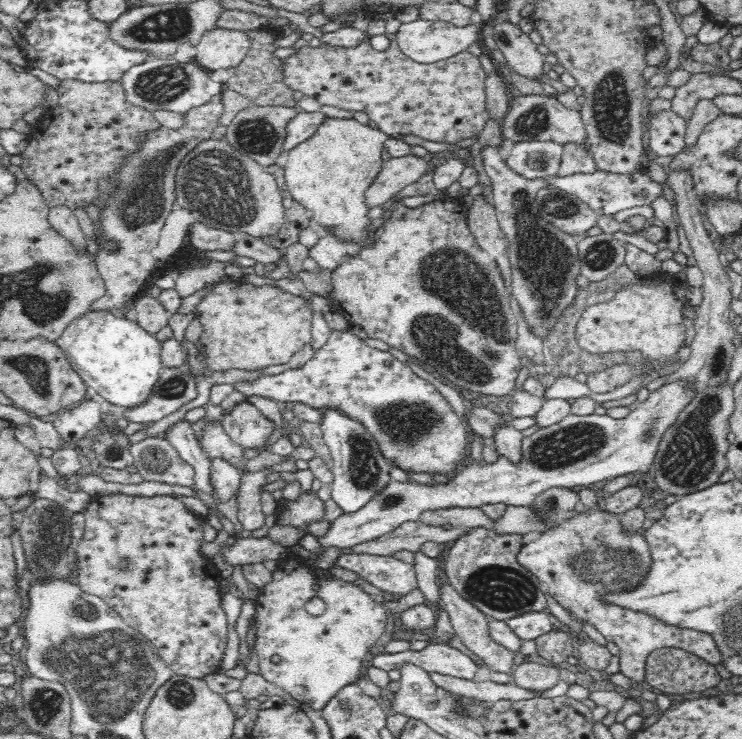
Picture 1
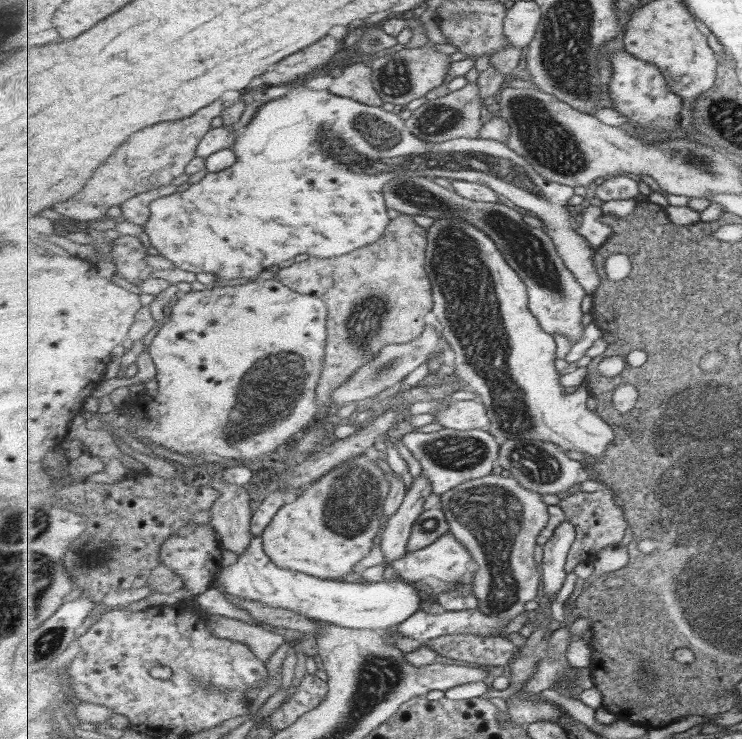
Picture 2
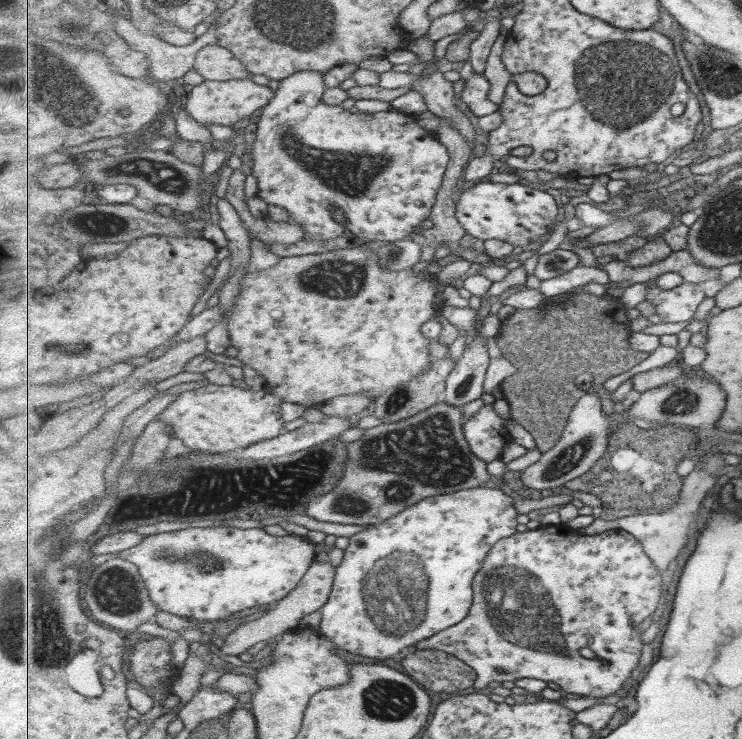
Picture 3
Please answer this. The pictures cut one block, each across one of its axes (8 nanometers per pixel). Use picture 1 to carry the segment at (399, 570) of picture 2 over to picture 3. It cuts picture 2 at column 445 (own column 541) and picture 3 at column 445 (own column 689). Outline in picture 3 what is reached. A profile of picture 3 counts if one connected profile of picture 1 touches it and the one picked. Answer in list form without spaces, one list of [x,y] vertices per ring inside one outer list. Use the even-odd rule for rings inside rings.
[[[565,523],[558,525],[540,526],[537,529],[517,532],[513,536],[501,539],[493,548],[492,552],[485,557],[481,572],[473,581],[474,602],[471,614],[465,620],[458,622],[452,628],[445,629],[431,638],[416,644],[417,649],[439,649],[451,654],[463,662],[471,665],[477,673],[474,688],[487,688],[489,682],[507,682],[518,678],[538,678],[545,682],[555,682],[565,692],[585,696],[585,698],[609,698],[615,692],[623,688],[623,684],[631,678],[633,670],[639,666],[643,656],[643,638],[641,632],[635,630],[636,624],[645,622],[649,616],[655,614],[655,610],[664,598],[663,574],[661,569],[653,563],[652,558],[645,552],[643,543],[630,532],[623,529],[613,529],[601,534],[586,535],[579,530],[574,530]]]

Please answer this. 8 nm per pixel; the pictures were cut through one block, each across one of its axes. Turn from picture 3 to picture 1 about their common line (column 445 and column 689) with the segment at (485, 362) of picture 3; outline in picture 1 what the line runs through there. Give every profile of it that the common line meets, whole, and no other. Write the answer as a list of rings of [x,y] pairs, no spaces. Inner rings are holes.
[[[681,382],[662,386],[660,390],[650,392],[645,401],[639,402],[635,410],[621,419],[607,414],[576,416],[570,413],[560,422],[523,437],[520,466],[511,464],[504,456],[494,462],[474,463],[468,459],[447,483],[425,485],[413,480],[392,480],[383,491],[373,496],[372,502],[355,513],[342,513],[324,536],[314,539],[320,547],[350,548],[392,532],[405,522],[418,521],[425,510],[478,508],[490,502],[530,507],[535,498],[548,489],[572,489],[579,484],[593,487],[617,476],[645,473],[654,463],[662,434],[691,401],[691,394],[686,392]]]

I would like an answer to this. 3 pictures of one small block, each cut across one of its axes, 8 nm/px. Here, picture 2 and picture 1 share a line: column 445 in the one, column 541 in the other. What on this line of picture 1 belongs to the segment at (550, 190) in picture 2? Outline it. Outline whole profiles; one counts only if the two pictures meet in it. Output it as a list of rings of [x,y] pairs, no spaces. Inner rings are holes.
[[[514,142],[506,164],[526,178],[551,177],[557,174],[563,146],[555,142]]]

